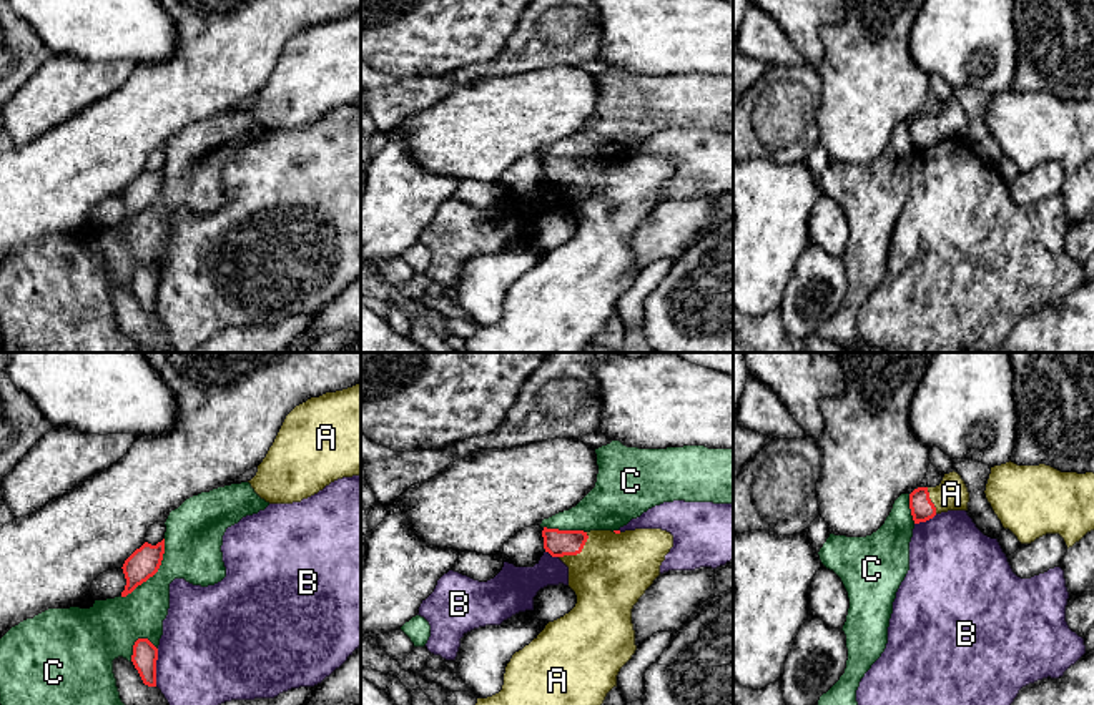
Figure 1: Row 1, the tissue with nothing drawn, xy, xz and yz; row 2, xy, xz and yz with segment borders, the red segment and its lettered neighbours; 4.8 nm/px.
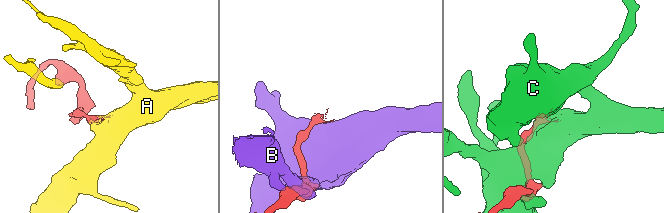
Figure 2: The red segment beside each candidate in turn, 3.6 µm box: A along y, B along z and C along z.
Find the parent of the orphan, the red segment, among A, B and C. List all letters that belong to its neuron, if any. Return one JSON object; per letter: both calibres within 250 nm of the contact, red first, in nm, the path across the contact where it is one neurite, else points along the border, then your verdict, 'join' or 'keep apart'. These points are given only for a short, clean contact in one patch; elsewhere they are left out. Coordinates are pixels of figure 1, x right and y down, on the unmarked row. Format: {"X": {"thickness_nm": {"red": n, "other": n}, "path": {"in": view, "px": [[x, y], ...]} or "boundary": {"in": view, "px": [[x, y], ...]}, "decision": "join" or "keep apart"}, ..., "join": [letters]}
{"A": {"thickness_nm": {"red": 130, "other": 360}, "path": {"in": "xz", "px": [[557, 170], [567, 172], [579, 180], [596, 187], [611, 202]]}, "decision": "join"}, "B": {"thickness_nm": {"red": 120, "other": 460}, "decision": "keep apart"}, "C": {"thickness_nm": {"red": 150, "other": 280}, "decision": "keep apart"}, "join": ["A"]}

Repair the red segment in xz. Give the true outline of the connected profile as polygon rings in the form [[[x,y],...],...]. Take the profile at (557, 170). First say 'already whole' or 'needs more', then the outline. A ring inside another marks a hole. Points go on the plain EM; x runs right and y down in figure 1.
needs more | [[[662,156],[635,158],[542,158],[544,176],[569,195],[569,214],[577,223],[575,234],[564,244],[549,249],[545,256],[522,278],[515,279],[505,294],[502,318],[487,326],[477,326],[467,339],[467,352],[582,352],[595,343],[607,321],[617,314],[620,296],[637,278],[632,236],[660,203],[660,193],[673,175],[673,163]]]

